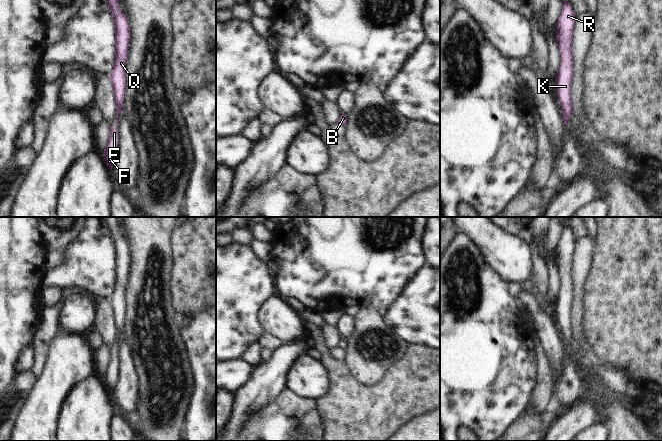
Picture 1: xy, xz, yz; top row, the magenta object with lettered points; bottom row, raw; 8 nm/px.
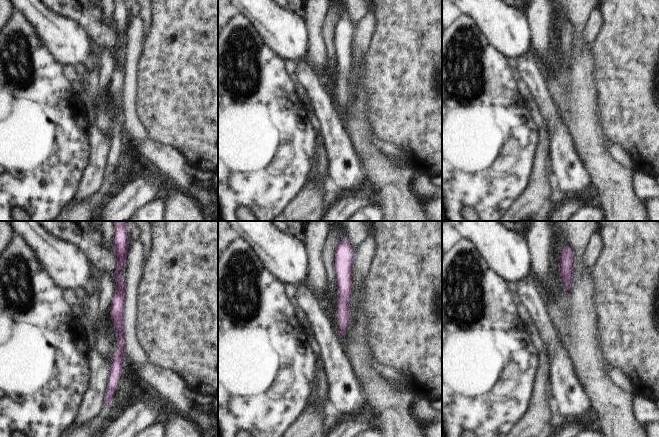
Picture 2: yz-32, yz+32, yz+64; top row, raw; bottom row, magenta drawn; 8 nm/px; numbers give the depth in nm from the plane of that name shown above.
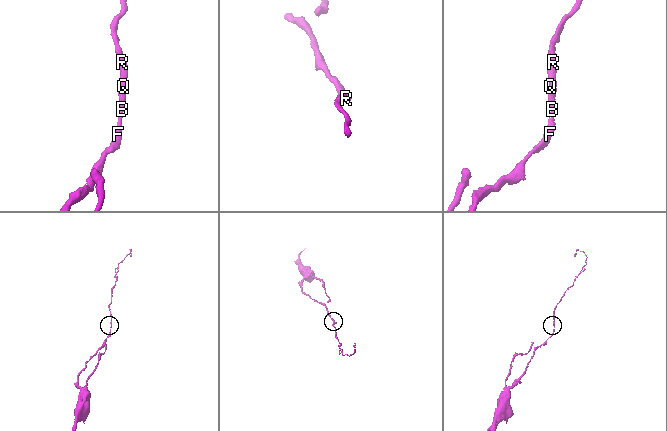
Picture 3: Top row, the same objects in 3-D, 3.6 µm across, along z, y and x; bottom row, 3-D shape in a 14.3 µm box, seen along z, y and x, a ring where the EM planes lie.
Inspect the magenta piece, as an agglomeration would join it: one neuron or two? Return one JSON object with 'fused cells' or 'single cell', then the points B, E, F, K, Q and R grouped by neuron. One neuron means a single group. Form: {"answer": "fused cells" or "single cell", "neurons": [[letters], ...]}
{"answer": "single cell", "neurons": [["B", "E", "F", "K", "Q", "R"]]}

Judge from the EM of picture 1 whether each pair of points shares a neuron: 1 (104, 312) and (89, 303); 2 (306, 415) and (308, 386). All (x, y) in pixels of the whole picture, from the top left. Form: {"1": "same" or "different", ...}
{"1": "different", "2": "different"}

